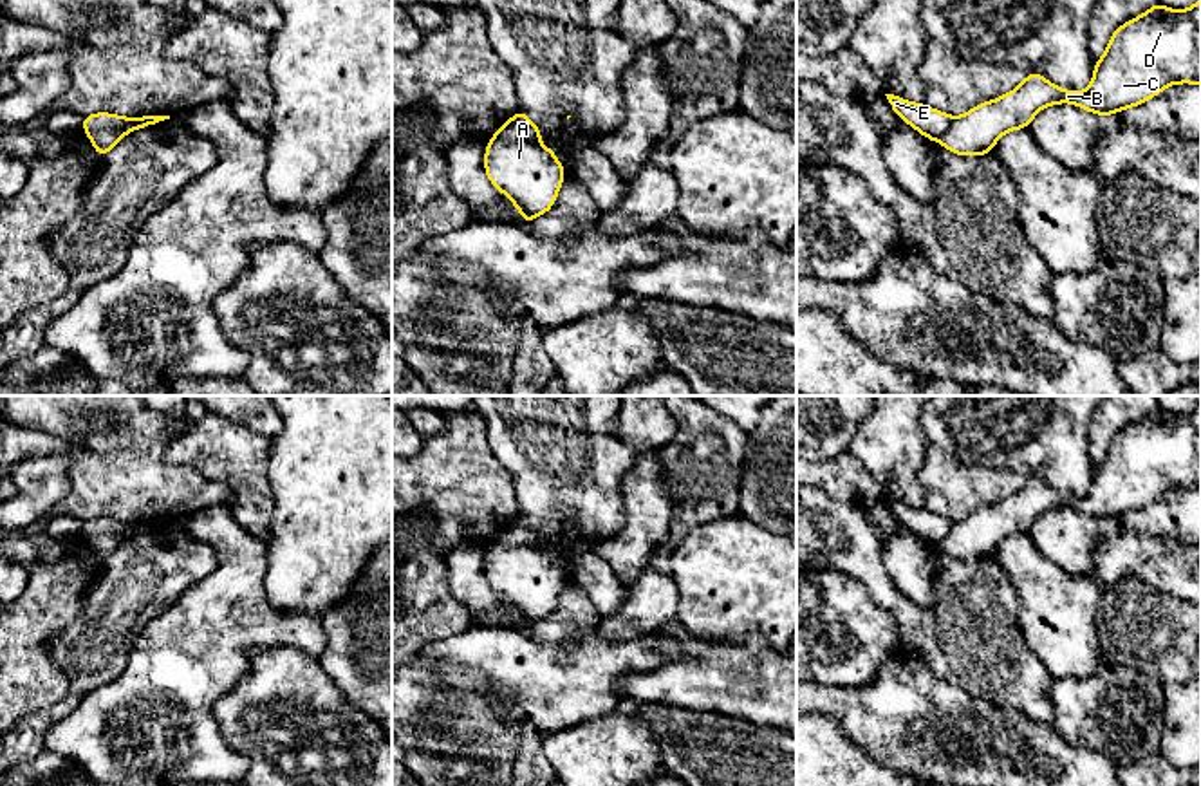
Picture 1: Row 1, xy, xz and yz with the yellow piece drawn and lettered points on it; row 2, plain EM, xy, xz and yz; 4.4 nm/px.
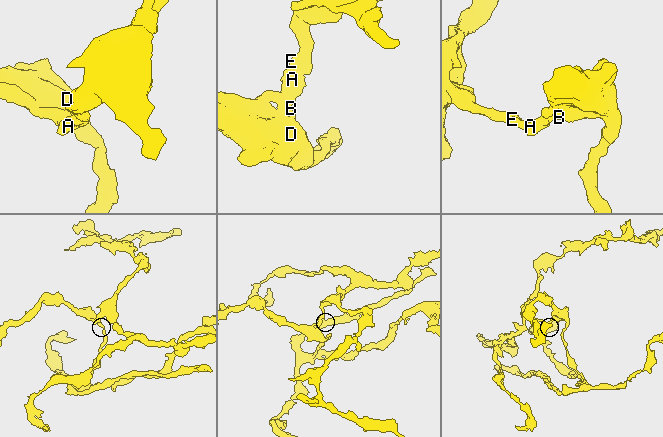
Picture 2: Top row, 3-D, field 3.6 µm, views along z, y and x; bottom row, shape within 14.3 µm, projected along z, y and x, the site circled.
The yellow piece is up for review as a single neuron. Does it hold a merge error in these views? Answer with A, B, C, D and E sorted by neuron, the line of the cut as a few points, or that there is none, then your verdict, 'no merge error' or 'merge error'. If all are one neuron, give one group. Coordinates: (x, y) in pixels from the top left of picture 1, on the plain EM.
groups A B C D / E; cut xz (535, 546), (490, 548); merge error

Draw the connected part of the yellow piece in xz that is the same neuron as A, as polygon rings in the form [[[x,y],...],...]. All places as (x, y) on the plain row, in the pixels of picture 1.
[[[527,546],[488,547],[484,573],[491,589],[509,602],[526,629],[551,614],[565,582],[551,553]]]

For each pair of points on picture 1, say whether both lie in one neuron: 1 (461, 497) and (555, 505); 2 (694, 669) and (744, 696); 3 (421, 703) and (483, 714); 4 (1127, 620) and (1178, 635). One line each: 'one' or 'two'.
1: two
2: one
3: one
4: one

